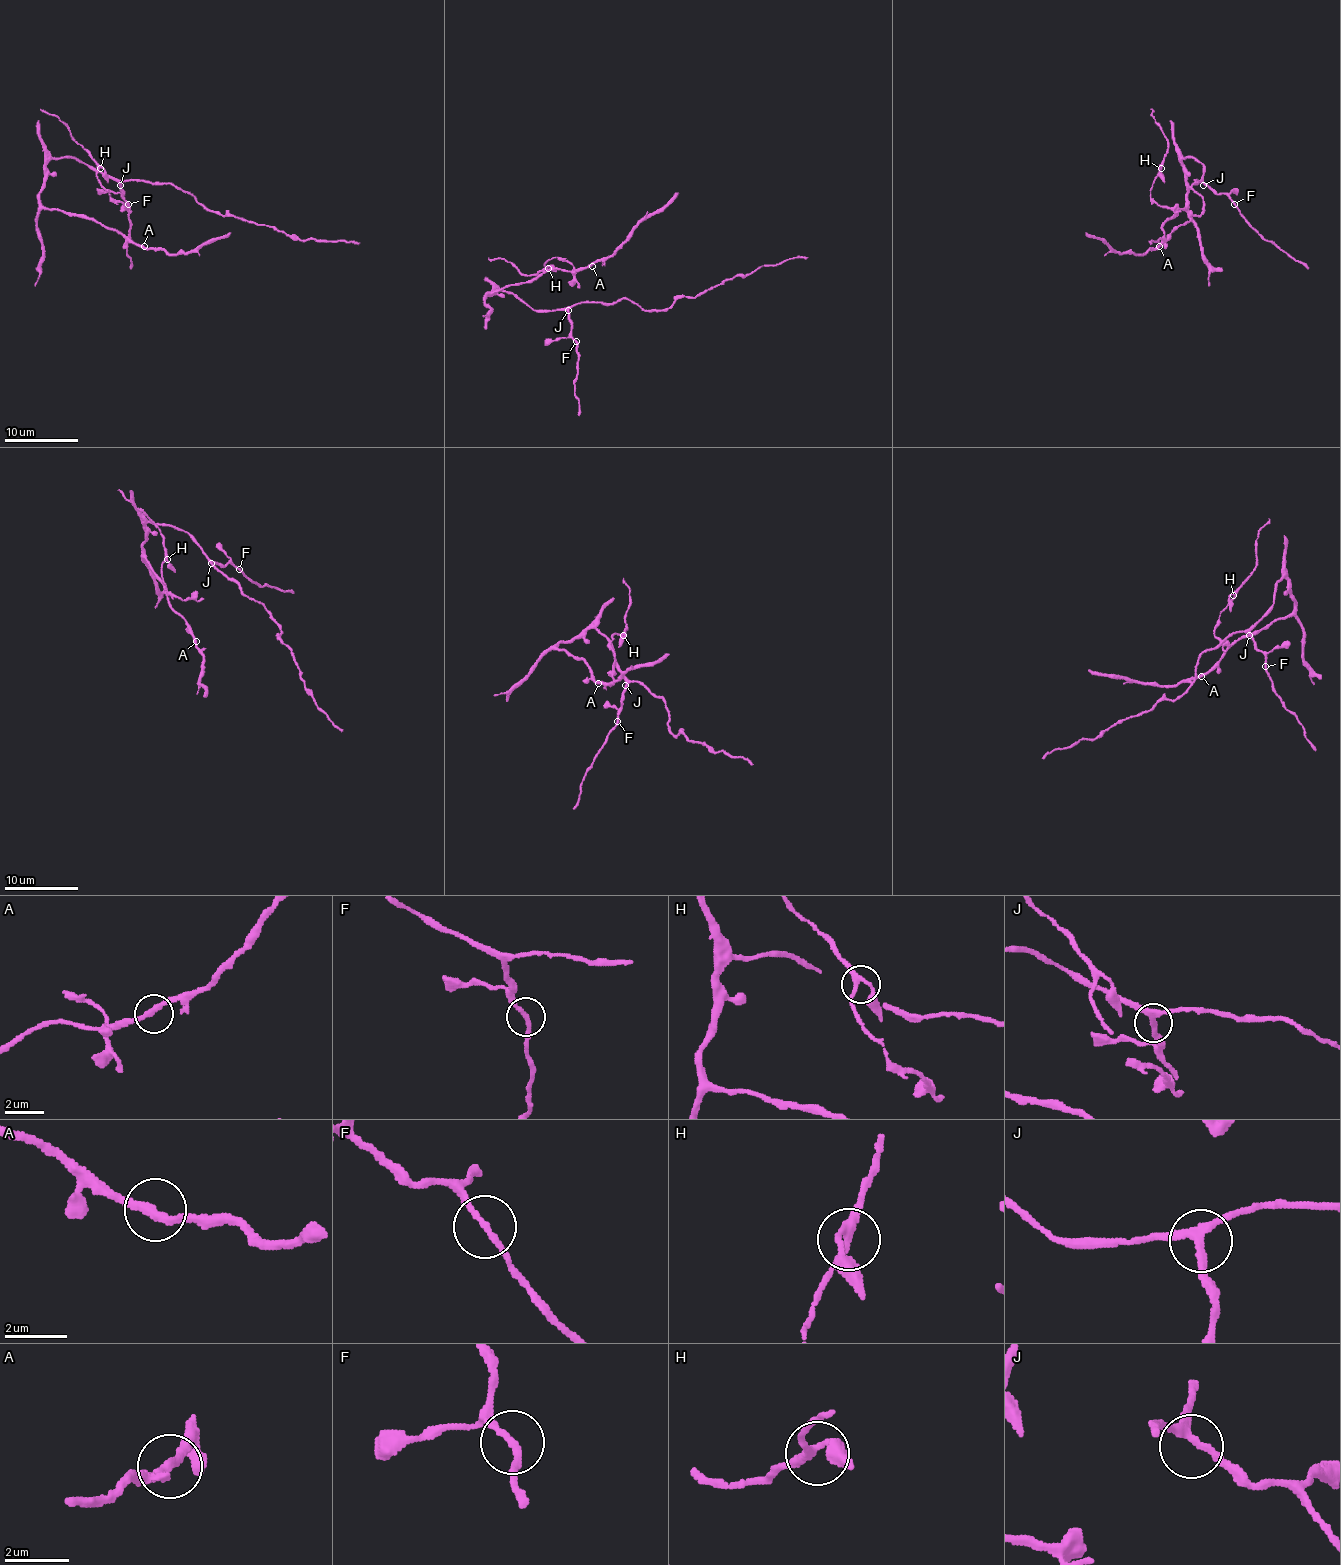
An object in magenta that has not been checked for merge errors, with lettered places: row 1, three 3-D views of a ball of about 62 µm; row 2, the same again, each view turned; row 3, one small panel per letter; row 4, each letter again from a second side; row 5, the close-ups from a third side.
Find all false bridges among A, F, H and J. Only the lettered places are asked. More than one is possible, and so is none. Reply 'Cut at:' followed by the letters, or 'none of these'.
Cut at: F

